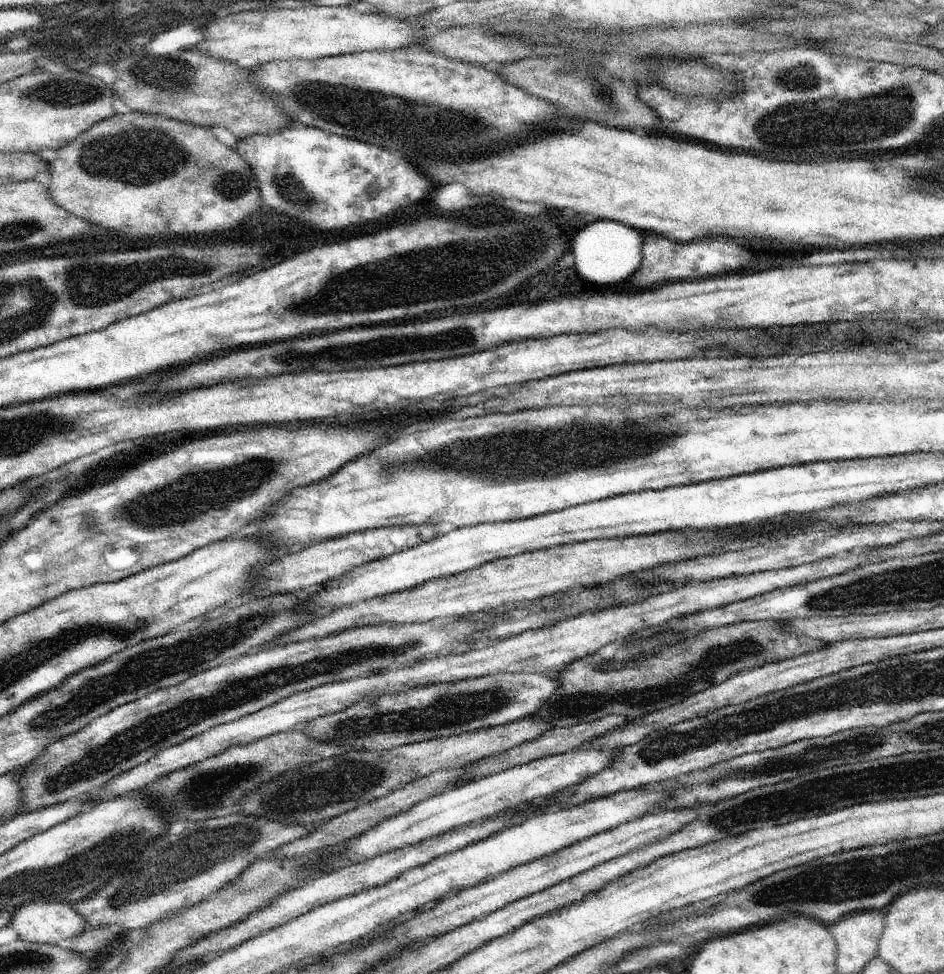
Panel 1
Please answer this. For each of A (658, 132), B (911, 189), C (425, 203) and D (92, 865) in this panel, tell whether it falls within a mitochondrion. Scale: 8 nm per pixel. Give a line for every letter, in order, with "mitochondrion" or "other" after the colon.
A: other
B: other
C: other
D: mitochondrion

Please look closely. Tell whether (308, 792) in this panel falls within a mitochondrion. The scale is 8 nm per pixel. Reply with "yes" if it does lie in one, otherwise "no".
yes

